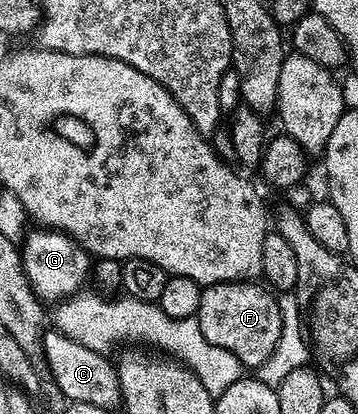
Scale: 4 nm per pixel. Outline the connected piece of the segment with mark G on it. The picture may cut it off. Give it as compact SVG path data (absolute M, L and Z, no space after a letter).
M33 227L26 232L20 246L21 262L27 279L42 303L60 303L82 292L81 284L91 277L91 257L85 249L56 229Z

